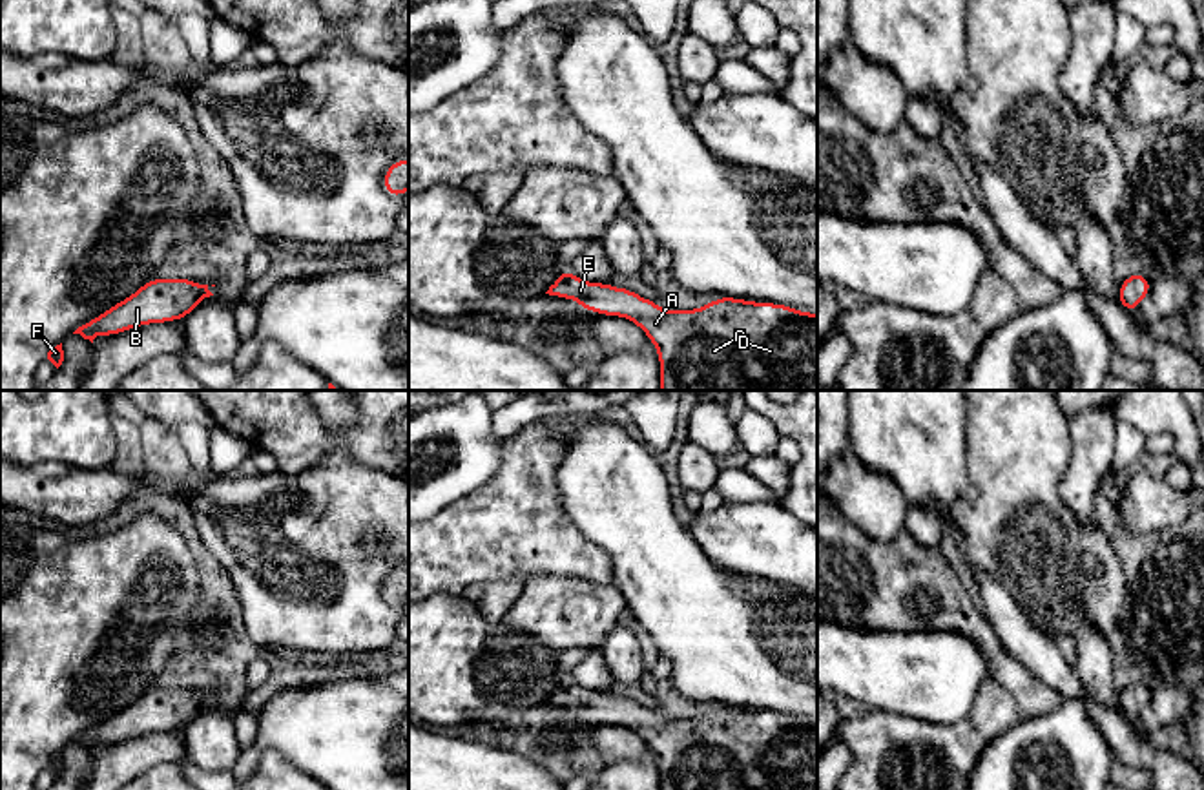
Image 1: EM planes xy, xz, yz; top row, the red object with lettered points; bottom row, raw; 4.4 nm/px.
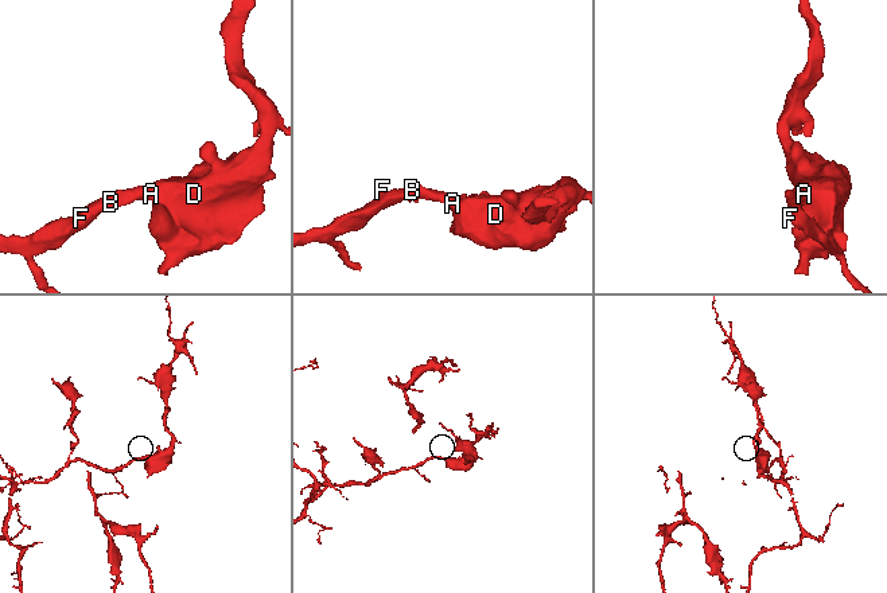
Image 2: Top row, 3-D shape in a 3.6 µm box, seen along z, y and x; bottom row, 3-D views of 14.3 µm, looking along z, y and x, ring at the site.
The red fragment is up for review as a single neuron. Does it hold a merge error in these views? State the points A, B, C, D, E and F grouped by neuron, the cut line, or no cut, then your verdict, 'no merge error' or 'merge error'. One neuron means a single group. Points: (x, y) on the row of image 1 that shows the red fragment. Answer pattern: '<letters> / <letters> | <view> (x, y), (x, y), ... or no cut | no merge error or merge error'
A B C D E F | no cut | no merge error

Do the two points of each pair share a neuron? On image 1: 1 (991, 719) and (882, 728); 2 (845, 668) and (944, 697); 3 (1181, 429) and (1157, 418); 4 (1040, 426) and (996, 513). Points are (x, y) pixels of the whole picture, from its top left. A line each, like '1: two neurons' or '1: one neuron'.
1: one neuron
2: one neuron
3: one neuron
4: one neuron

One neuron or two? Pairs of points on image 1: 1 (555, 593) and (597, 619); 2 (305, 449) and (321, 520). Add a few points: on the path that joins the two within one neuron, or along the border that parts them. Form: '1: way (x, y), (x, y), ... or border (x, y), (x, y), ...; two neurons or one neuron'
1: way (566, 604), (575, 613), (586, 613); one neuron
2: border (351, 457), (331, 449), (296, 473), (278, 469); two neurons

